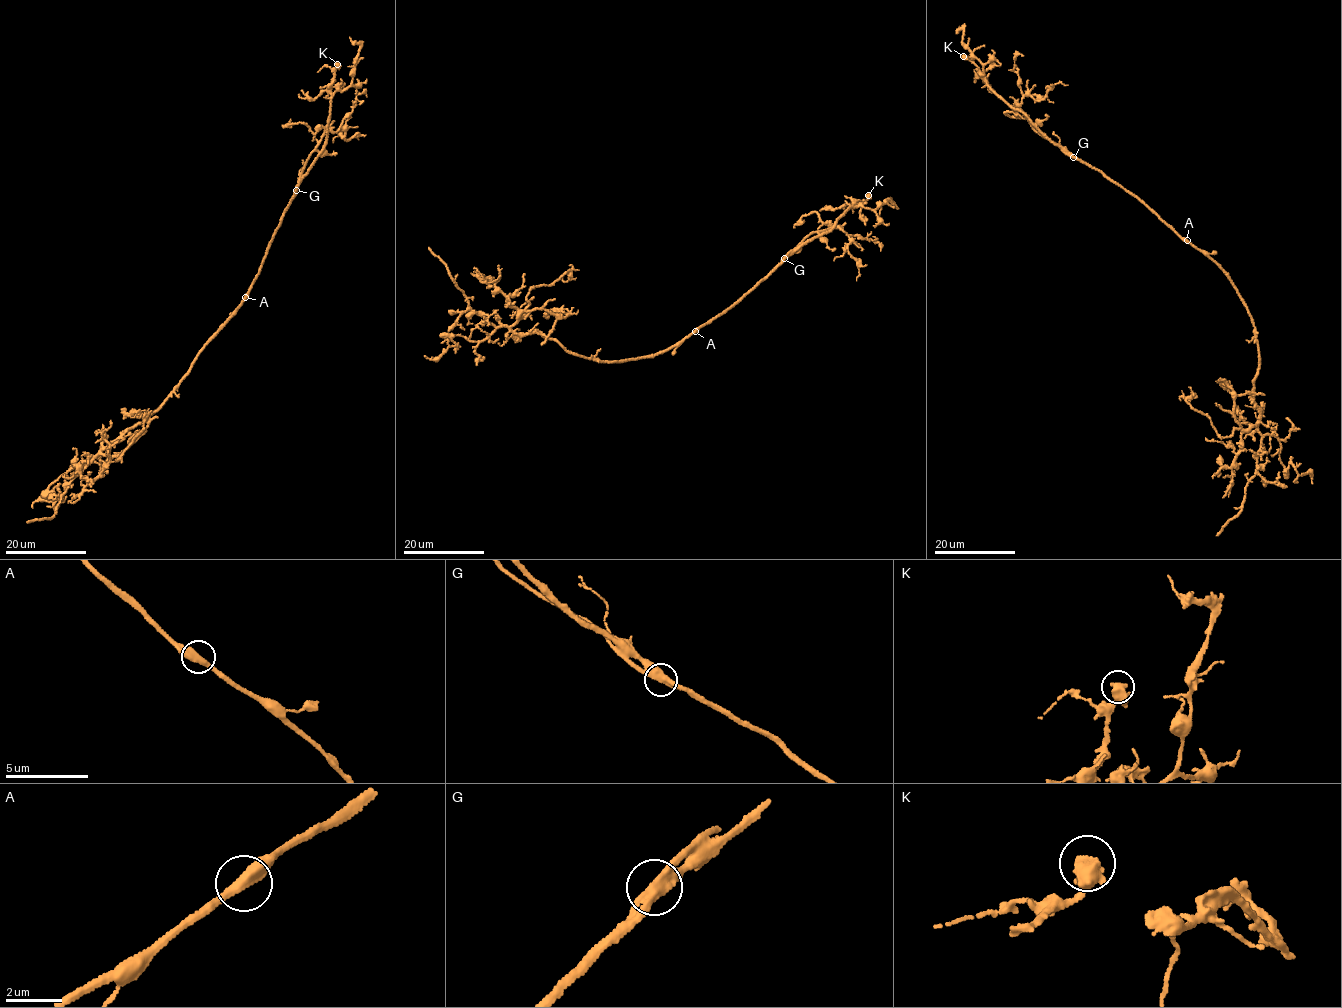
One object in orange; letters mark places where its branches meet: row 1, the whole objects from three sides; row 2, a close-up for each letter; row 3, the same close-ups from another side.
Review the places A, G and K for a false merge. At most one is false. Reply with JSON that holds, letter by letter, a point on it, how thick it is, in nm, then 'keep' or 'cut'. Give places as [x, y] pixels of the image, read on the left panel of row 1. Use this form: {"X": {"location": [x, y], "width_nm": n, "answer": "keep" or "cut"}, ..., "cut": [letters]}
{"A": {"location": [245, 297], "width_nm": 440, "answer": "keep"}, "G": {"location": [296, 190], "width_nm": 440, "answer": "keep"}, "K": {"location": [337, 64], "width_nm": 440, "answer": "keep"}, "cut": []}

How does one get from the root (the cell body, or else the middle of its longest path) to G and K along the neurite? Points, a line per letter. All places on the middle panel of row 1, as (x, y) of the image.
G: (684, 338), (733, 305), (784, 258)
K: (684, 338), (733, 305), (783, 258), (831, 229), (836, 219), (853, 204), (858, 205), (867, 199), (868, 195)

